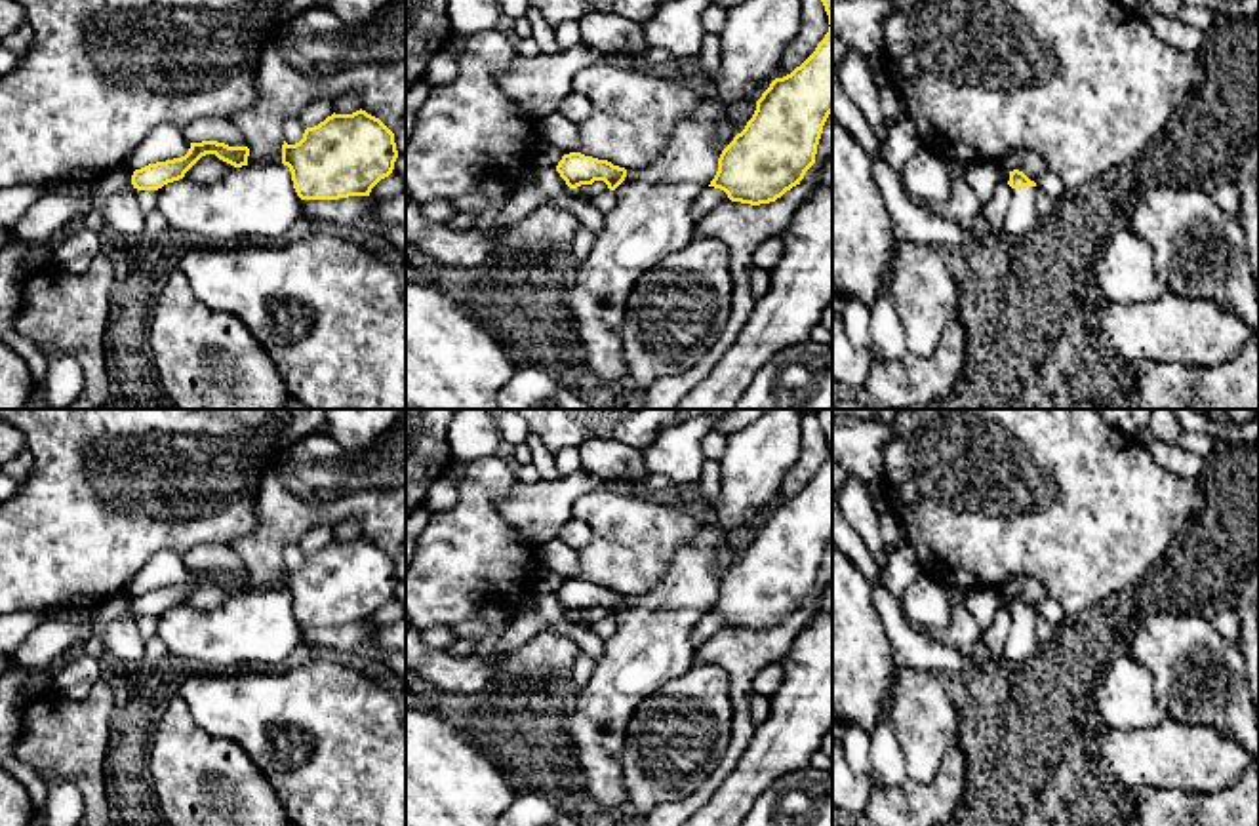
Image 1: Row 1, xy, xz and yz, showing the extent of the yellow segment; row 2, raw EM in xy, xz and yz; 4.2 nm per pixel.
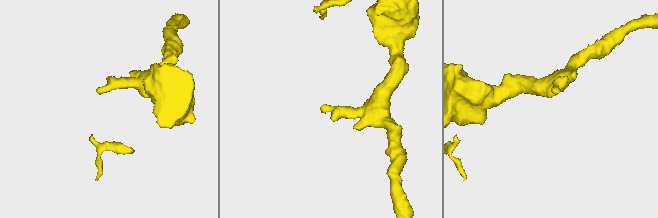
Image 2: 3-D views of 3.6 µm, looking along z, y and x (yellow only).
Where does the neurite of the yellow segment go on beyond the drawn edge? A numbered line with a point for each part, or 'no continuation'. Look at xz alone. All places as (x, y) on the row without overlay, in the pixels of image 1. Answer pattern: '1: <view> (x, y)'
no continuation

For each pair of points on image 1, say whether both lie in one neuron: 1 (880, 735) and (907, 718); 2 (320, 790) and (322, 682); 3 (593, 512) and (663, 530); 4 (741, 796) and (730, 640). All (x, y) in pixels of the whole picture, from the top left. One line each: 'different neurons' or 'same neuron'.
1: different neurons
2: same neuron
3: same neuron
4: different neurons

